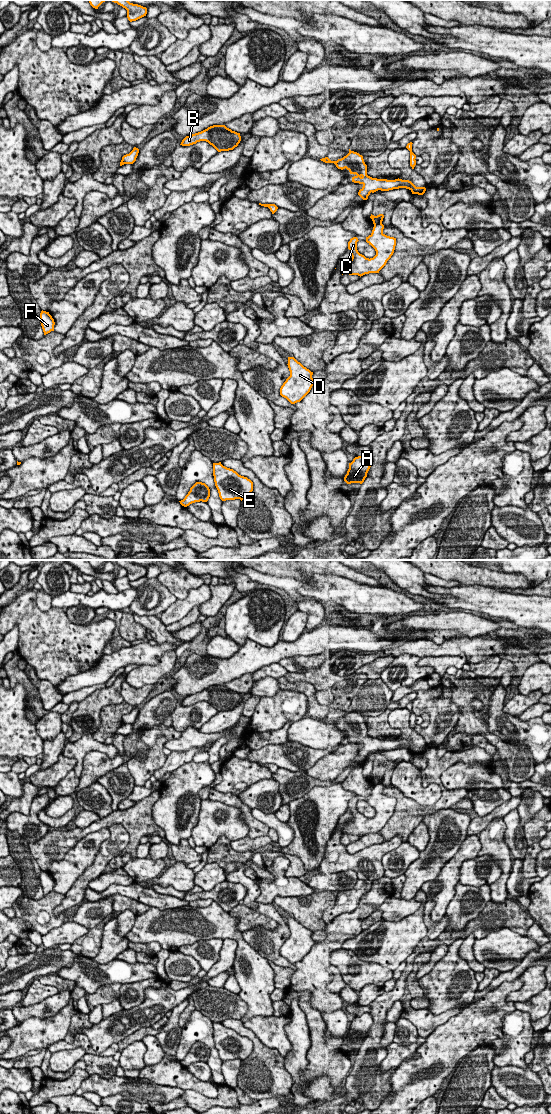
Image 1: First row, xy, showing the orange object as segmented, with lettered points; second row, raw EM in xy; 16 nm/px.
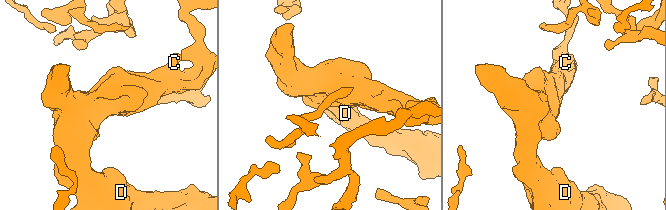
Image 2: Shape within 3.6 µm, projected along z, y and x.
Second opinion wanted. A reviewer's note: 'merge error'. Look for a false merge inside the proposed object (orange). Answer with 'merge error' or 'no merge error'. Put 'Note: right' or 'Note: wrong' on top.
Note: right
merge error

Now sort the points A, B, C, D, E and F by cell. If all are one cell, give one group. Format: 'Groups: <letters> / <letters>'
Groups: A B F / C D E

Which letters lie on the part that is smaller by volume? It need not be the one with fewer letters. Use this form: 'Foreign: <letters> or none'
Foreign: C, D, E

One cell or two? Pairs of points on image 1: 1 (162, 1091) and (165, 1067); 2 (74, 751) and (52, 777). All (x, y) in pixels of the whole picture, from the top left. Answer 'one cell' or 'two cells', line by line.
1: two cells
2: two cells

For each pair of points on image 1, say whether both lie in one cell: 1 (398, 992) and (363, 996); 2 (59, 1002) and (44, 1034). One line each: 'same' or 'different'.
1: different
2: different

